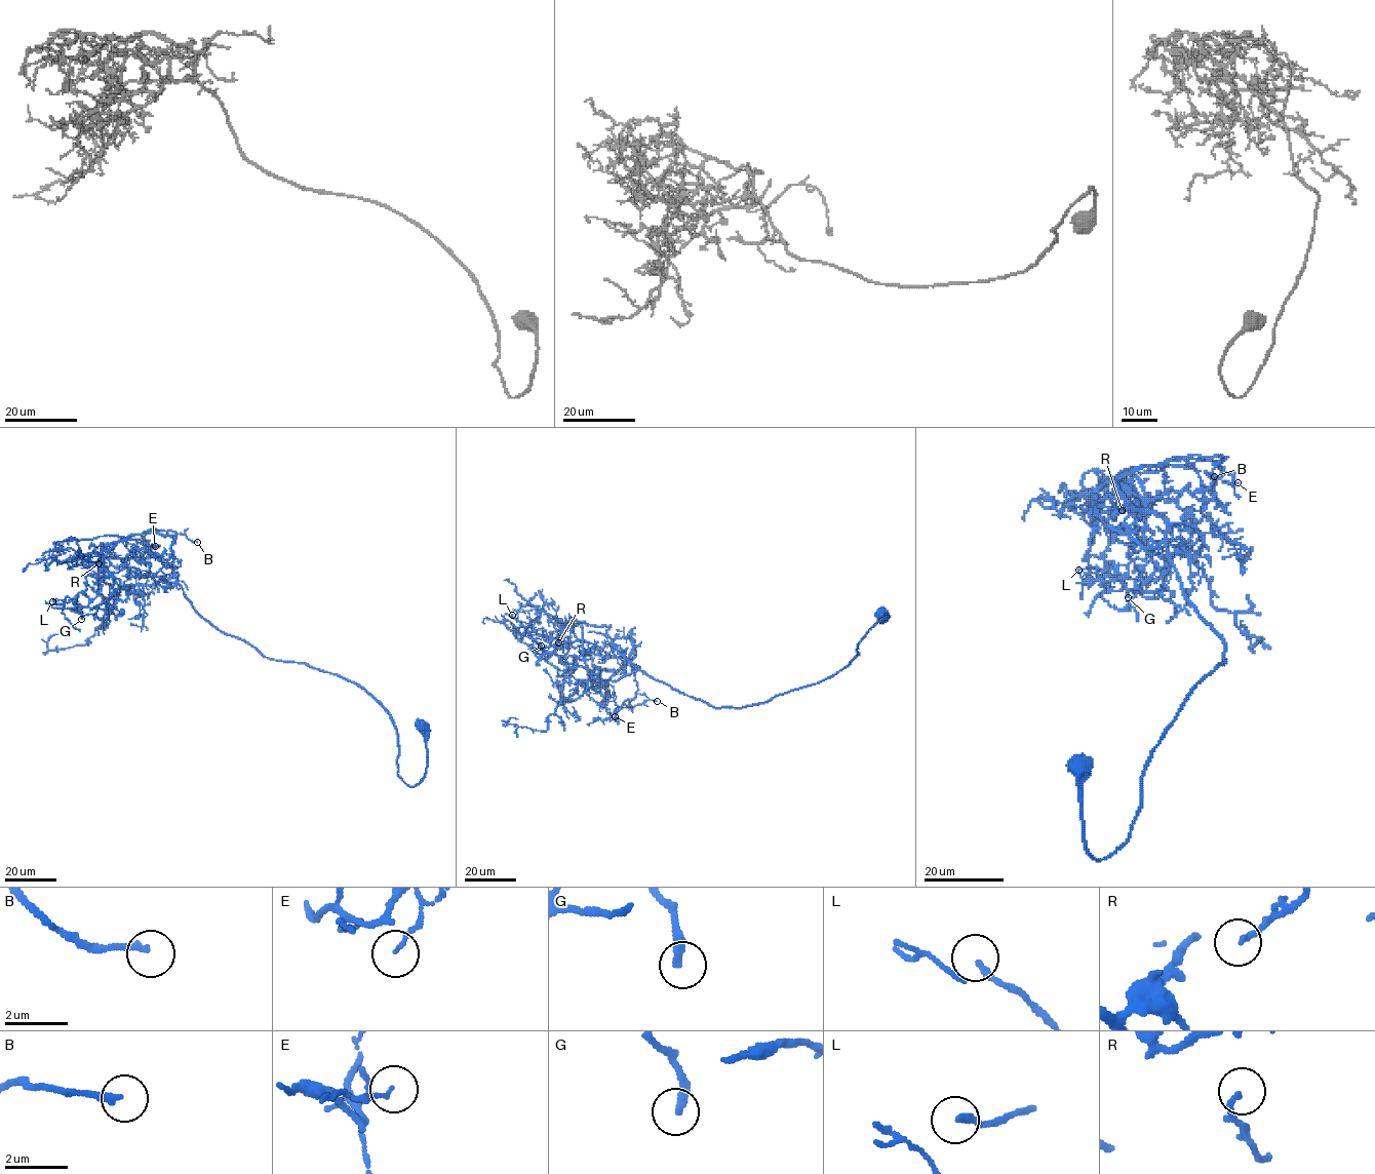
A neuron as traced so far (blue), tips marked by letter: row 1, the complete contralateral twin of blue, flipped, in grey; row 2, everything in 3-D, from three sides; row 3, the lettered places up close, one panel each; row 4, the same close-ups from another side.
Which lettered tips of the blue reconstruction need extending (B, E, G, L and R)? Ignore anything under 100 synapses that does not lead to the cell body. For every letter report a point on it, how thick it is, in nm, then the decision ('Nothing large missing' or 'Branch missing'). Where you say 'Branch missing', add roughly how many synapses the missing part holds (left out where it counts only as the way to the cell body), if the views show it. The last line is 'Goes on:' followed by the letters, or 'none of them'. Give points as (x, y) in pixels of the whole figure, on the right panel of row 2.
B: Place: (1214, 476). Thickness 200 nm. Nothing large missing
E: Place: (1238, 482). Thickness 110 nm. Nothing large missing
G: Place: (1128, 597). Thickness 280 nm. Nothing large missing
L: Place: (1078, 570). Thickness 150 nm. Nothing large missing
R: Place: (1122, 510). Thickness 170 nm. Nothing large missing
Goes on: none of them

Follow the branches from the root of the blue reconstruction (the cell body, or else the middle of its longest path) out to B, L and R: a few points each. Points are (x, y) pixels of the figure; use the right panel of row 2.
B: (1082, 770), (1084, 846), (1104, 860), (1225, 650), (1167, 523), (1116, 480), (1192, 455), (1225, 458), (1214, 476)
L: (1082, 770), (1104, 860), (1225, 644), (1167, 546), (1095, 496), (1116, 532), (1078, 570)
R: (1082, 770), (1084, 846), (1104, 860), (1128, 838), (1152, 748), (1224, 662), (1130, 472), (1122, 510)

